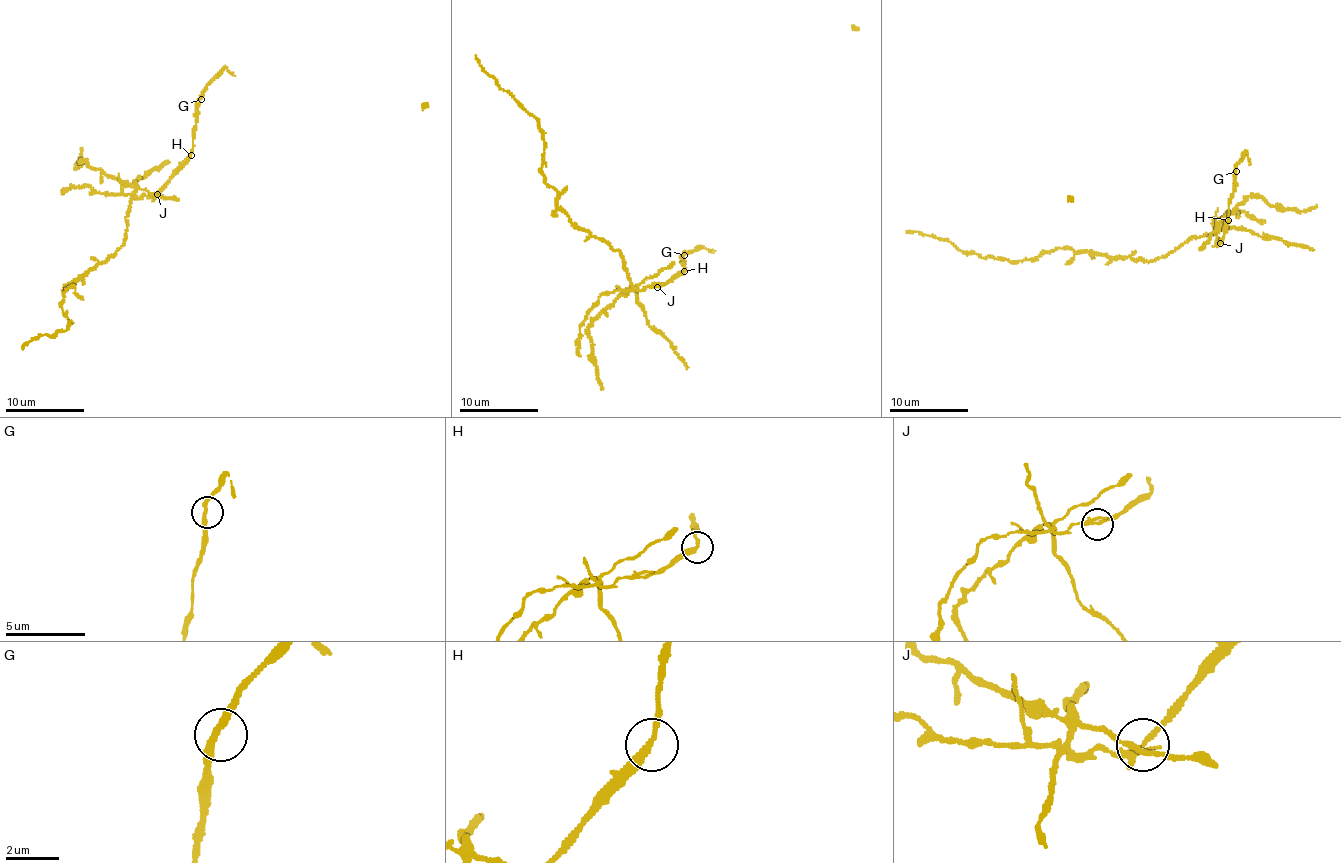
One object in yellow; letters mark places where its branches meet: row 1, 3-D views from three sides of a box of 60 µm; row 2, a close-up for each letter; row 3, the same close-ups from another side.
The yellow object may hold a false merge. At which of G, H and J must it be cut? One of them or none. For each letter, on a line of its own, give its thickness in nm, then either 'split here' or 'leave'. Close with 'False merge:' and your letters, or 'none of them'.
G: 240 nm thick; leave
H: 240 nm thick; leave
J: 240 nm thick; split here
False merge: J

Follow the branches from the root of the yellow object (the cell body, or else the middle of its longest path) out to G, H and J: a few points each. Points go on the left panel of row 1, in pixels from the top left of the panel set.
G: (166, 182), (191, 153), (198, 103), (201, 99)
H: (166, 182), (191, 155)
J: (166, 182), (156, 195)

